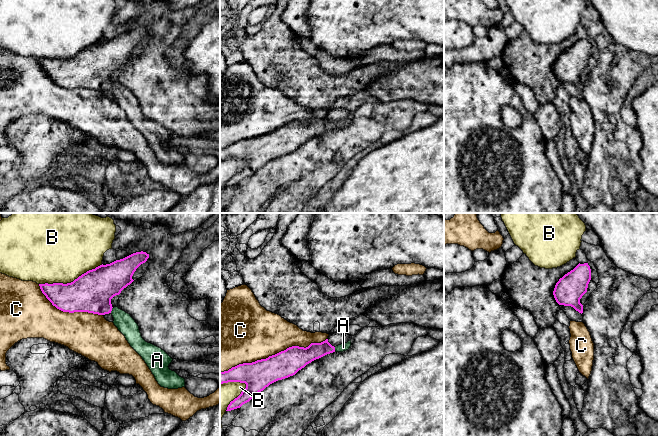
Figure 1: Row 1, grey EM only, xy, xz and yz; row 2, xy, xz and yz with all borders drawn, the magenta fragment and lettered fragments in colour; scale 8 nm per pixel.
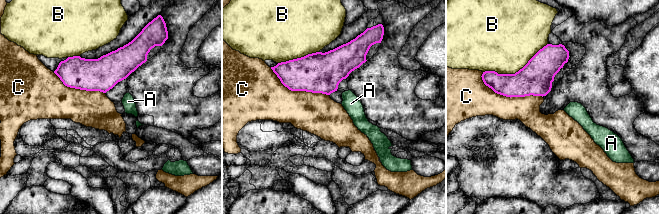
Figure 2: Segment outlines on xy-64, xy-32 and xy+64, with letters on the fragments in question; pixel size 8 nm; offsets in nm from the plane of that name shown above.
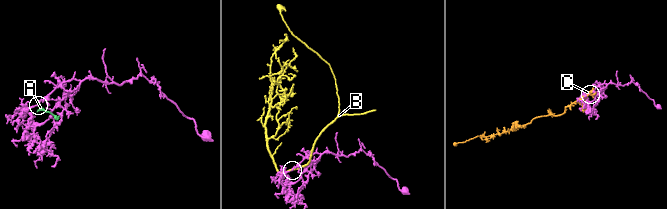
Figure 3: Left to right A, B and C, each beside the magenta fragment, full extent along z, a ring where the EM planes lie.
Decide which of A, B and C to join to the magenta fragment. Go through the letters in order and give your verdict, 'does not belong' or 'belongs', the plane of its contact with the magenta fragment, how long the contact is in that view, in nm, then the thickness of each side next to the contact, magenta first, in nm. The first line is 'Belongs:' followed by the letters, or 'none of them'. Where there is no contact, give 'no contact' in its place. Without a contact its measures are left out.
Belongs: A
A: belongs | xy | 50 nm | 320/150 nm
B: does not belong | xy | 550 nm | 320/480 nm
C: does not belong | xz | 900 nm | 240/440 nm

